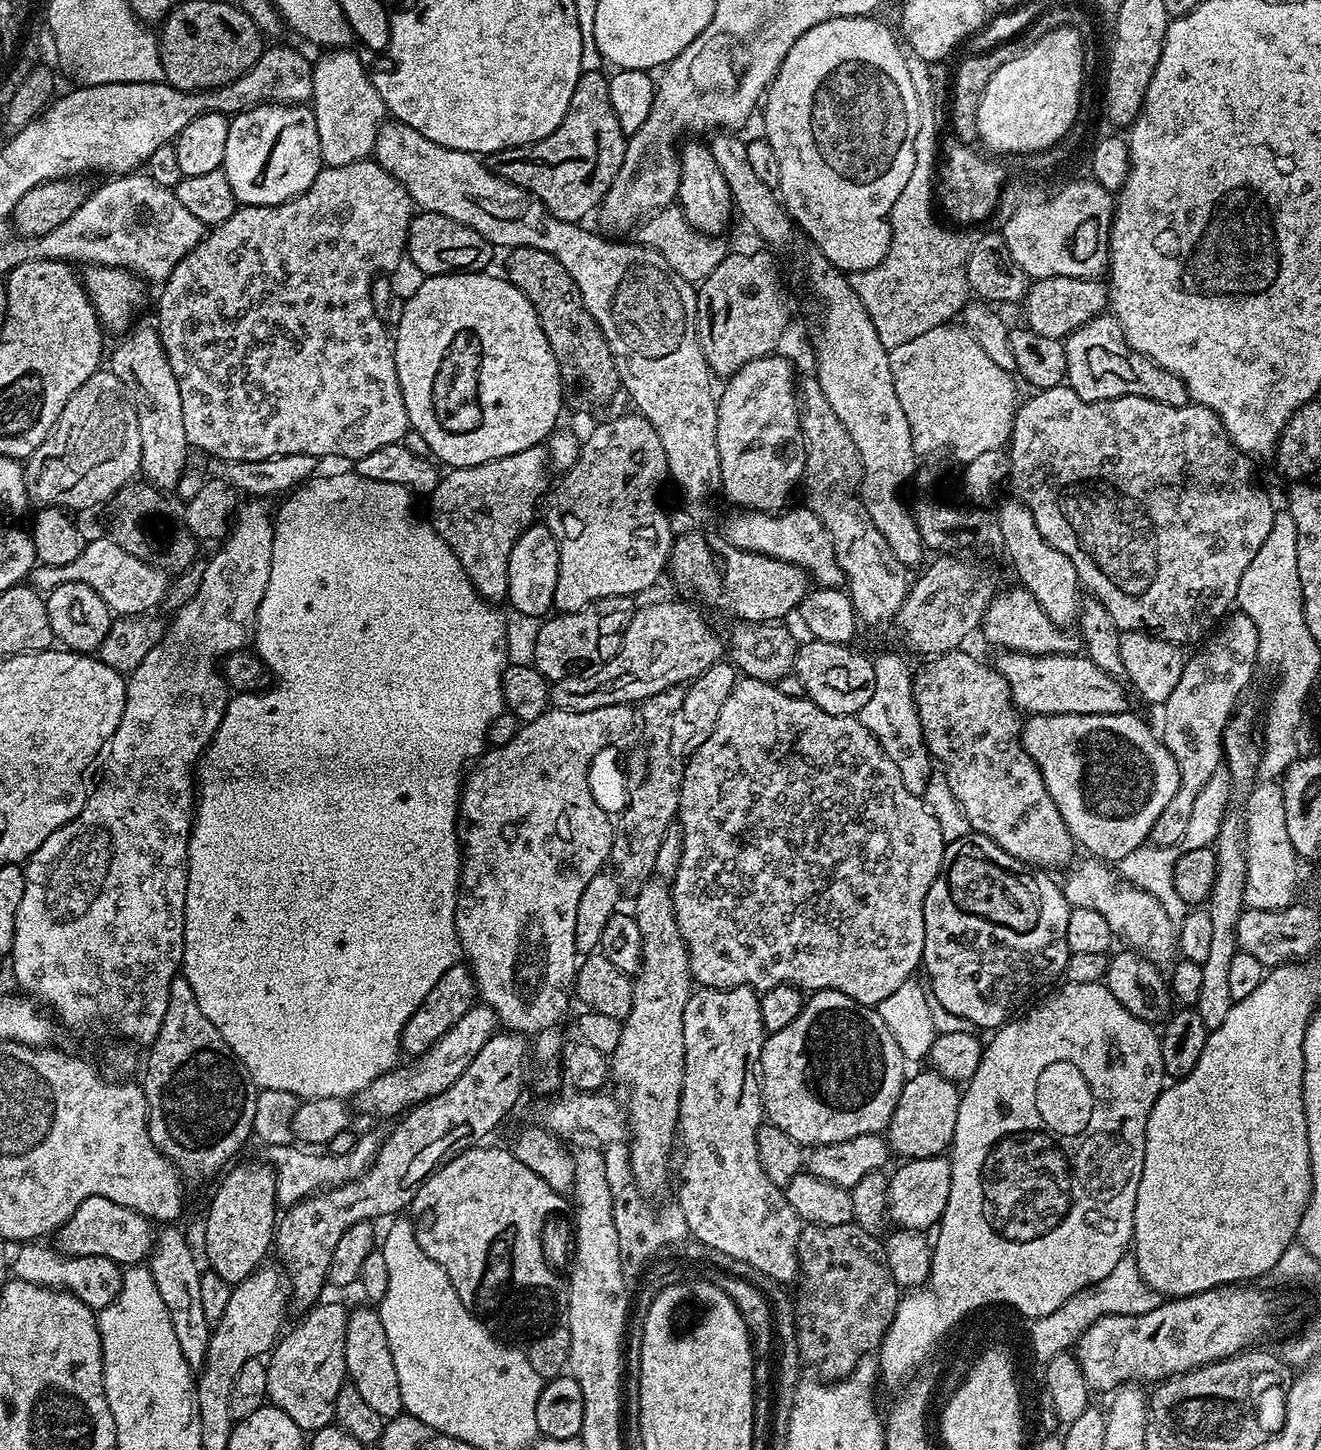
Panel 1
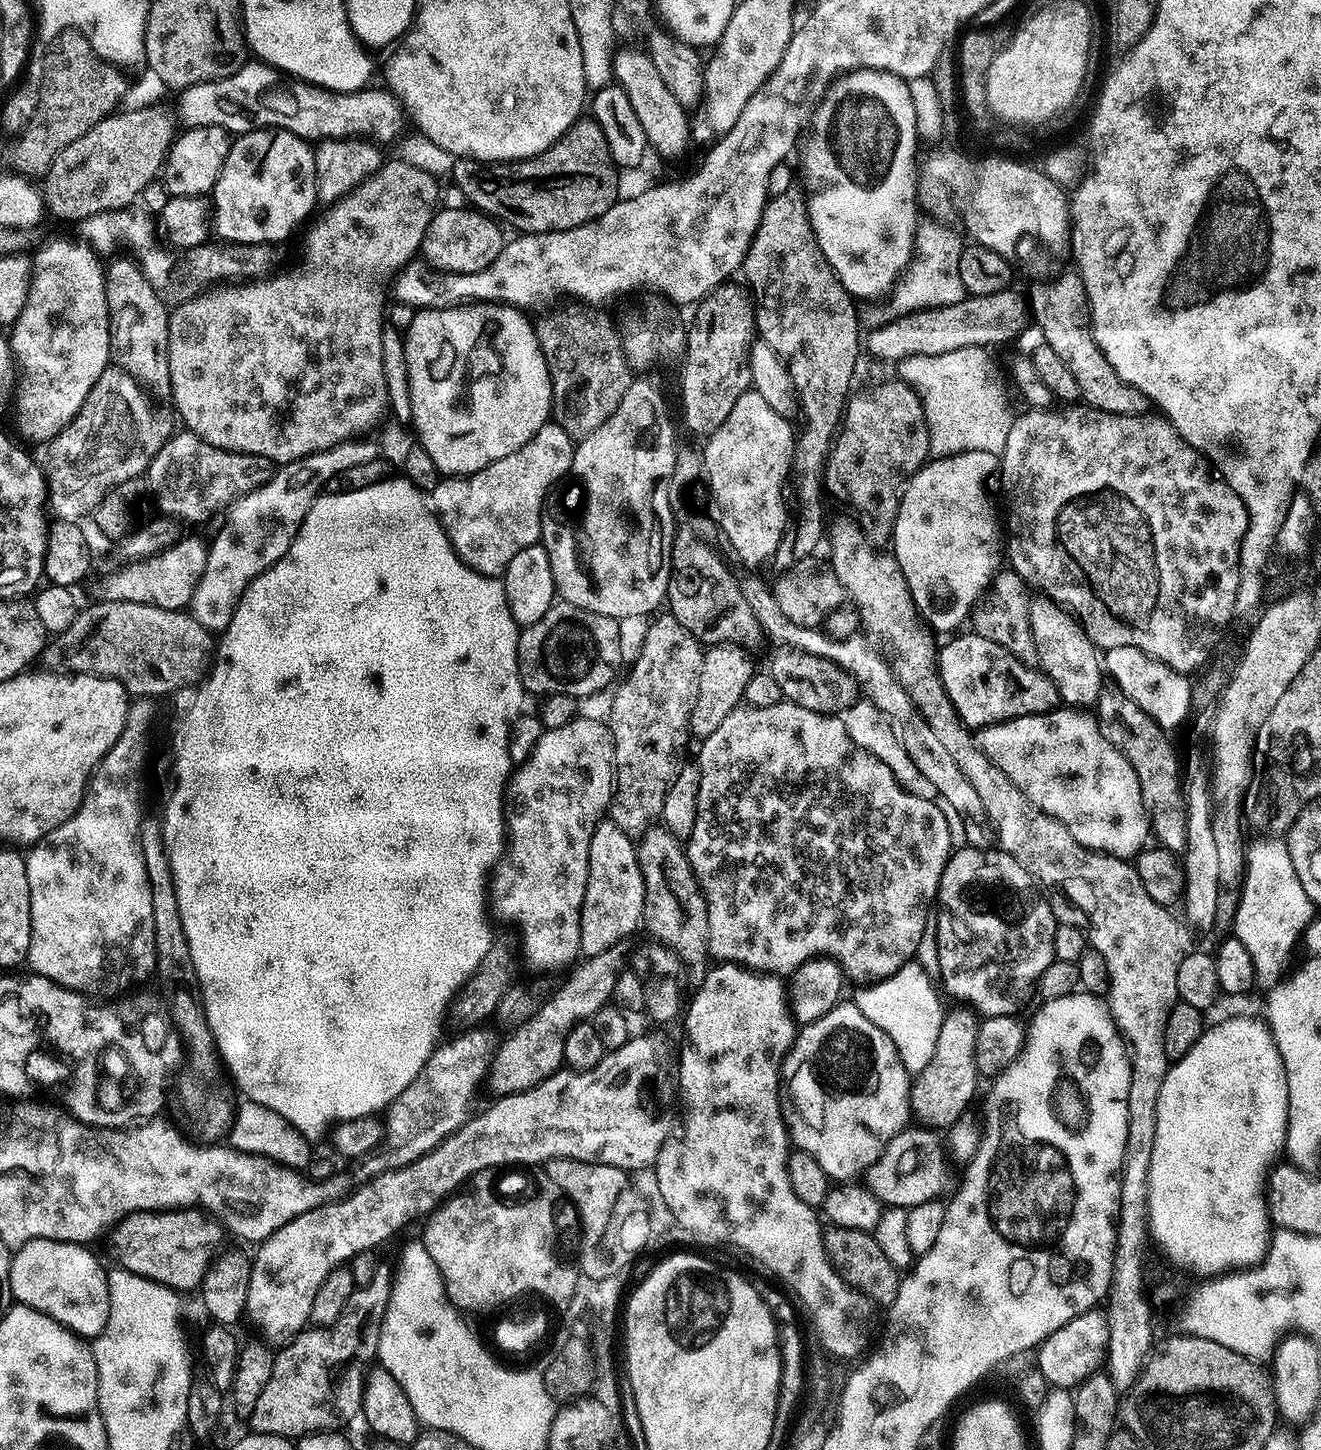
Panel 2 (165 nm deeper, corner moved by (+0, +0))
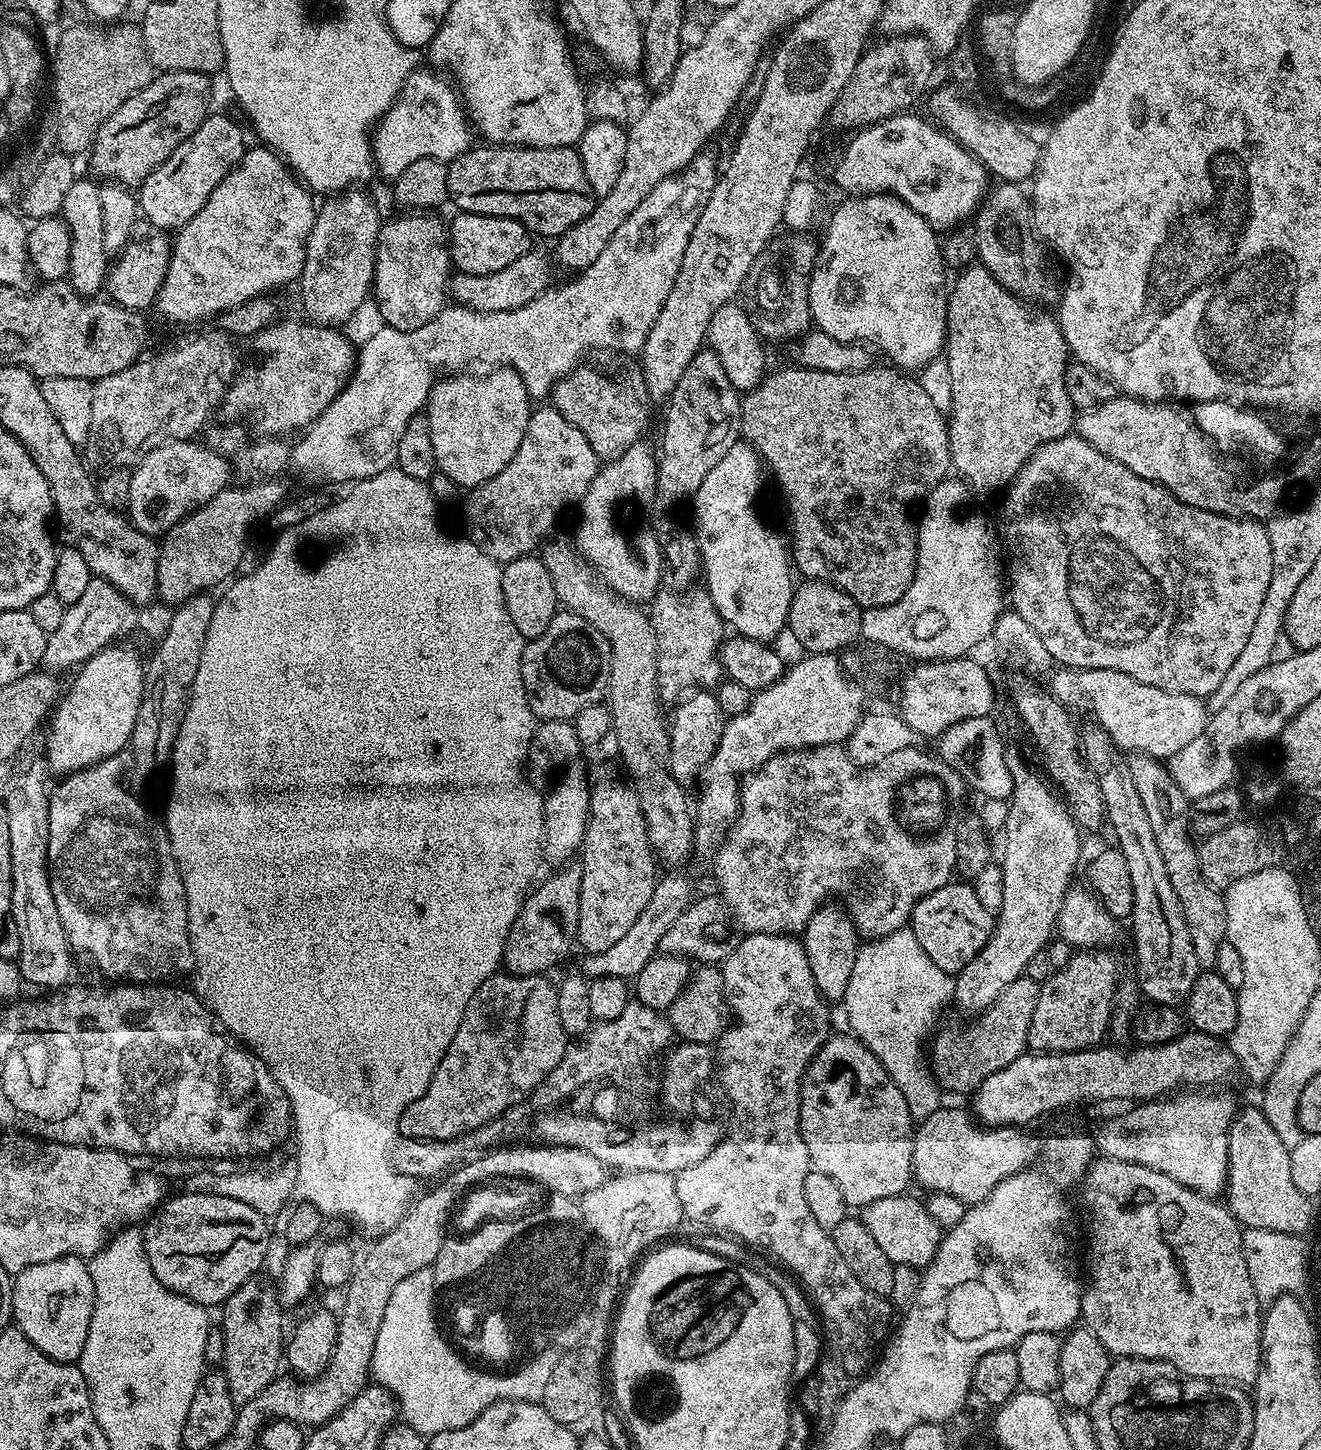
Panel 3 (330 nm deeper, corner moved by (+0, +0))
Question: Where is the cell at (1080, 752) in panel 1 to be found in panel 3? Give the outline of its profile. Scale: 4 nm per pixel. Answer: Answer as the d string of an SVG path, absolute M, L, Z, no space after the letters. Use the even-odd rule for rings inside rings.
M991 715L982 718L966 718L938 737L938 755L964 779L965 785L992 800L1007 801L1012 795L1012 768L1004 757L1004 740L996 729Z

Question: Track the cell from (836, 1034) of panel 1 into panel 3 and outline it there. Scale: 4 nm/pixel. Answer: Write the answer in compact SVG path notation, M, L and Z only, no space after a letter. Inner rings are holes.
M851 1034L845 1036L829 1035L824 1045L816 1051L816 1056L808 1063L804 1071L804 1080L800 1083L800 1129L802 1138L806 1142L806 1150L811 1167L817 1172L826 1174L838 1182L838 1190L842 1190L844 1200L848 1203L849 1209L862 1210L870 1202L878 1202L878 1198L890 1198L891 1196L902 1196L909 1191L908 1184L913 1183L912 1179L912 1136L914 1121L911 1114L907 1112L906 1098L902 1098L902 1090L898 1090L896 1081L886 1074L882 1062L874 1058L874 1054L864 1043Z

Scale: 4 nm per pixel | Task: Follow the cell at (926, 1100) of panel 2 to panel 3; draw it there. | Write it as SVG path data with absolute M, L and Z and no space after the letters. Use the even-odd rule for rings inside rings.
M1018 766L1012 768L1012 795L1007 805L1008 817L1004 820L1002 906L986 946L954 976L954 1004L964 1012L972 1012L968 1014L987 1012L1010 982L1027 973L1030 958L1047 949L1064 895L1073 883L1072 875L1080 860L1081 829L1072 819L1065 801L1037 772Z

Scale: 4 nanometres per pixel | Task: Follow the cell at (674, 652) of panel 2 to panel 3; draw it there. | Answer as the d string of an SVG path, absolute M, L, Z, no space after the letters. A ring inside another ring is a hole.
M696 587L661 590L650 601L650 615L656 635L656 680L660 683L660 698L664 702L679 701L682 694L695 688L715 689L722 680L718 649L725 639L726 625L707 587Z

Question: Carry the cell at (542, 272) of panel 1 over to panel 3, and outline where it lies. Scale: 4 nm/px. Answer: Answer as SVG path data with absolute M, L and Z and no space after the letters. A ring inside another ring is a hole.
M575 368L552 390L551 407L557 408L582 434L594 450L597 461L620 460L630 446L641 443L648 419L652 416L654 398L648 392L643 371L624 372L621 376L603 376L596 368Z

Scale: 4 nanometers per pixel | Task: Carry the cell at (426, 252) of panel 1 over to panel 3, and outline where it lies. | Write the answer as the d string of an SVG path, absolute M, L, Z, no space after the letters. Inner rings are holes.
M457 211L455 215L448 224L448 248L452 252L456 272L490 274L510 266L510 262L522 258L533 247L530 229L521 220L462 211Z

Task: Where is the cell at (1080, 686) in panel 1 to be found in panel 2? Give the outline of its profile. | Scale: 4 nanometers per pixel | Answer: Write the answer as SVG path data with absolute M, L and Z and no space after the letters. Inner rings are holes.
M968 630L965 636L956 634L938 652L940 681L960 722L969 730L979 730L988 724L1000 724L1019 716L1037 716L1053 711L1061 703L1056 687L1042 672L1021 663L990 638L977 636Z

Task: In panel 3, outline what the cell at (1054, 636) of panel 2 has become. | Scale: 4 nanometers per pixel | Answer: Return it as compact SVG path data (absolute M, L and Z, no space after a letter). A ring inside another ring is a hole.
M1095 731L1089 736L1081 735L1080 750L1088 769L1094 778L1098 778L1098 786L1102 786L1106 824L1112 827L1116 835L1115 847L1119 848L1122 858L1126 858L1130 870L1130 886L1134 886L1130 923L1140 988L1144 991L1145 1001L1176 1008L1187 1001L1202 969L1194 954L1194 942L1190 942L1190 930L1186 930L1186 918L1178 894L1174 894L1174 886L1170 886L1170 874L1166 874L1162 850L1158 850L1158 838L1154 838L1146 806L1142 806L1142 798L1138 798L1138 786L1134 786L1129 761L1103 731Z

